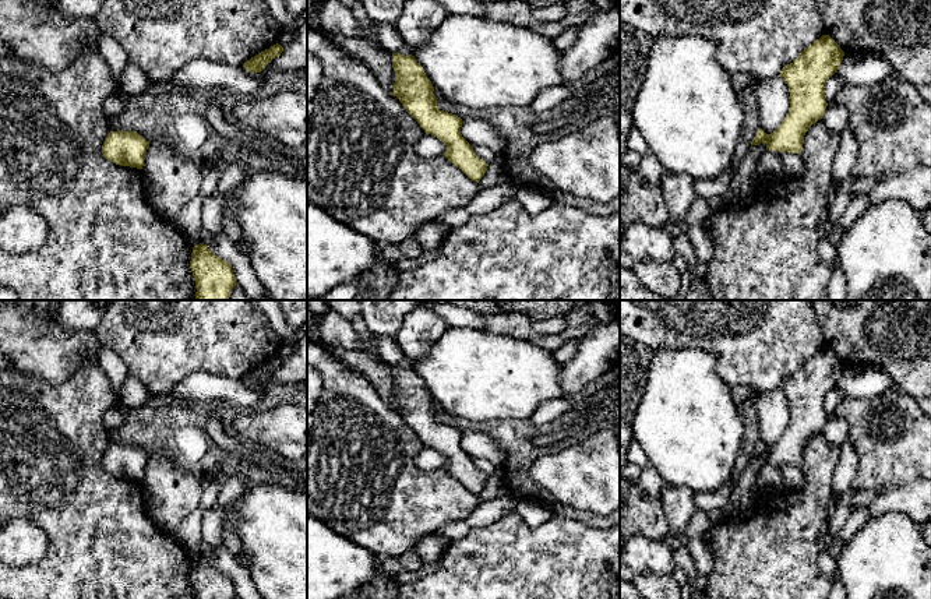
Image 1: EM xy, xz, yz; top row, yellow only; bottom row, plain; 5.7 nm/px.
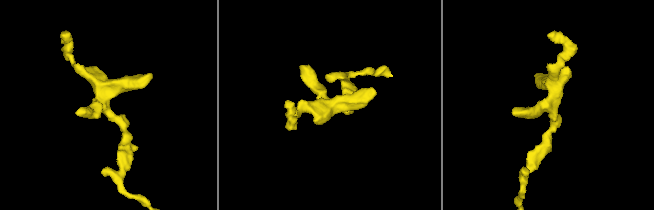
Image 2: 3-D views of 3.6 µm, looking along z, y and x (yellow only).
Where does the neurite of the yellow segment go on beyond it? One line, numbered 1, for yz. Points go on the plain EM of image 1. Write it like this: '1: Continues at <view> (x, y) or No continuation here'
1: No continuation here

